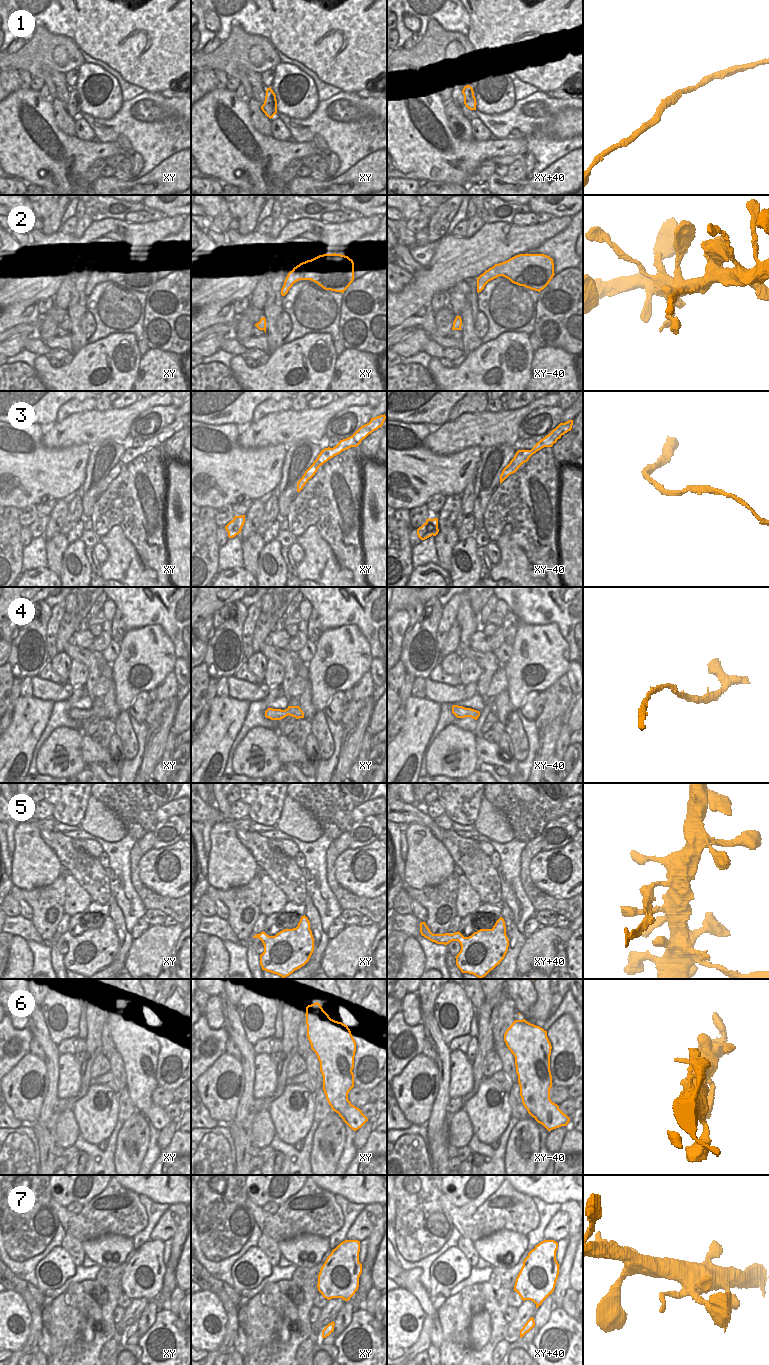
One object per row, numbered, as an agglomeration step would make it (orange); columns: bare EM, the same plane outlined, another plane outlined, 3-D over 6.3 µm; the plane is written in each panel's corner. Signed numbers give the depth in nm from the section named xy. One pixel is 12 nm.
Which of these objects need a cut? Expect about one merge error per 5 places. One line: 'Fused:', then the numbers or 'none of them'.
Fused: 5

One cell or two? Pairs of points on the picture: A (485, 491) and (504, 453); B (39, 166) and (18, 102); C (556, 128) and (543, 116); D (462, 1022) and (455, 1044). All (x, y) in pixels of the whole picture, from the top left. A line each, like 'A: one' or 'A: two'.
A: one
B: one
C: two
D: two

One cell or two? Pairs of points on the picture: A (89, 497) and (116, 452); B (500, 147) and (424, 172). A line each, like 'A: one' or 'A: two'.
A: one
B: one

